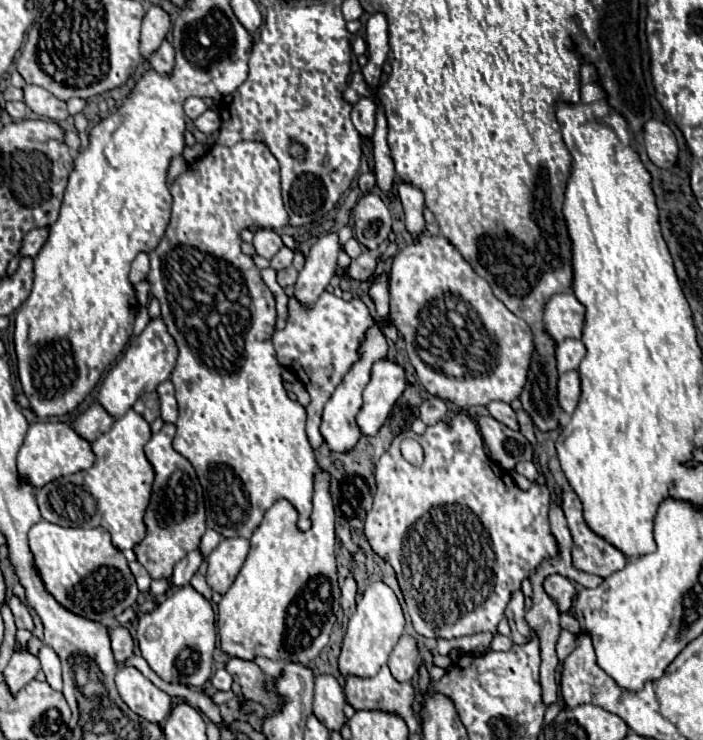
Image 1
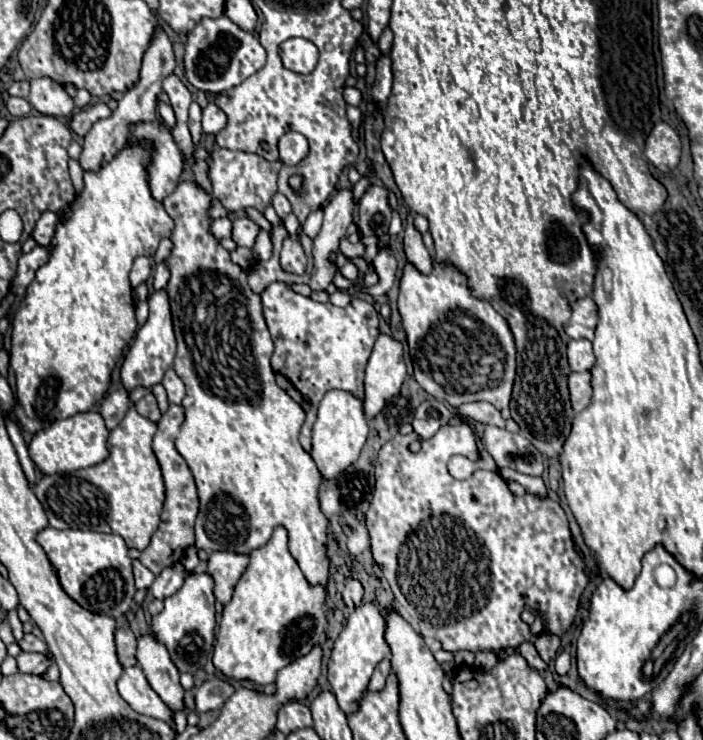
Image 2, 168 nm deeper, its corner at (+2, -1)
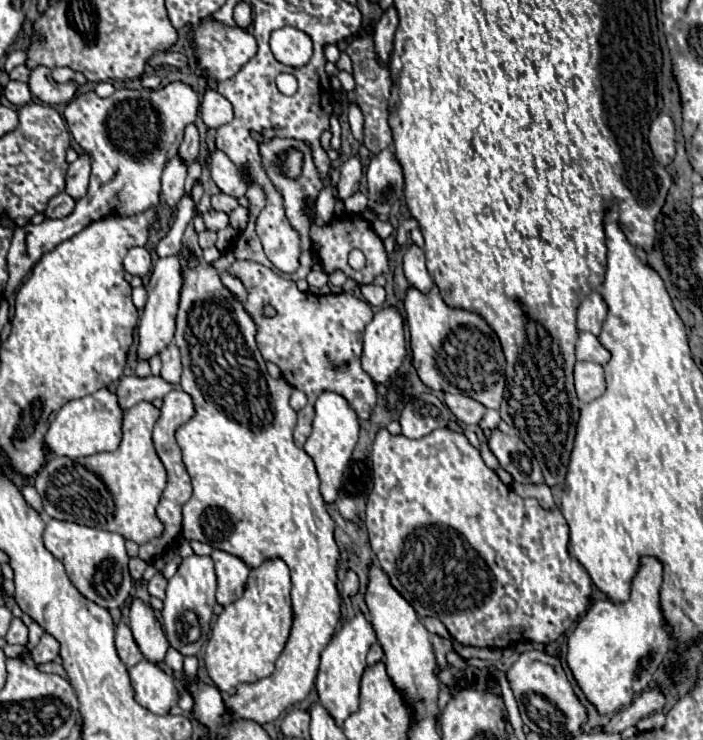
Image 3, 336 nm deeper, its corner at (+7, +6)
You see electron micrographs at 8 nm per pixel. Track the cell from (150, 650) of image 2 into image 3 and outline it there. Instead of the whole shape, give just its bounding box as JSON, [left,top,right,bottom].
[130,599,168,663]

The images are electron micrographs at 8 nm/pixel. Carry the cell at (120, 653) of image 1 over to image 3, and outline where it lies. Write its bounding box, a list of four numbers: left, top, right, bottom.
[116,623,144,667]

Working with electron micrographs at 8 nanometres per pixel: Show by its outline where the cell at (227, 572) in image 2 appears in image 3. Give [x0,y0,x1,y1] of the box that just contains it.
[212,549,250,605]

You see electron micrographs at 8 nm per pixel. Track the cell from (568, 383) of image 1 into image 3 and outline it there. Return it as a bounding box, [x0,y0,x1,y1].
[574,361,606,403]

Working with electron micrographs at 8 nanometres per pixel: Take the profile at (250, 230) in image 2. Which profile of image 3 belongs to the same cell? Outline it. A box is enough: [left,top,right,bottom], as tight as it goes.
[202,211,228,231]

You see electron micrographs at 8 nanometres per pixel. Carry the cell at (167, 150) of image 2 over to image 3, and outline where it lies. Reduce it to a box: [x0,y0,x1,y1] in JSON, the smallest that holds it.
[4,81,198,299]

